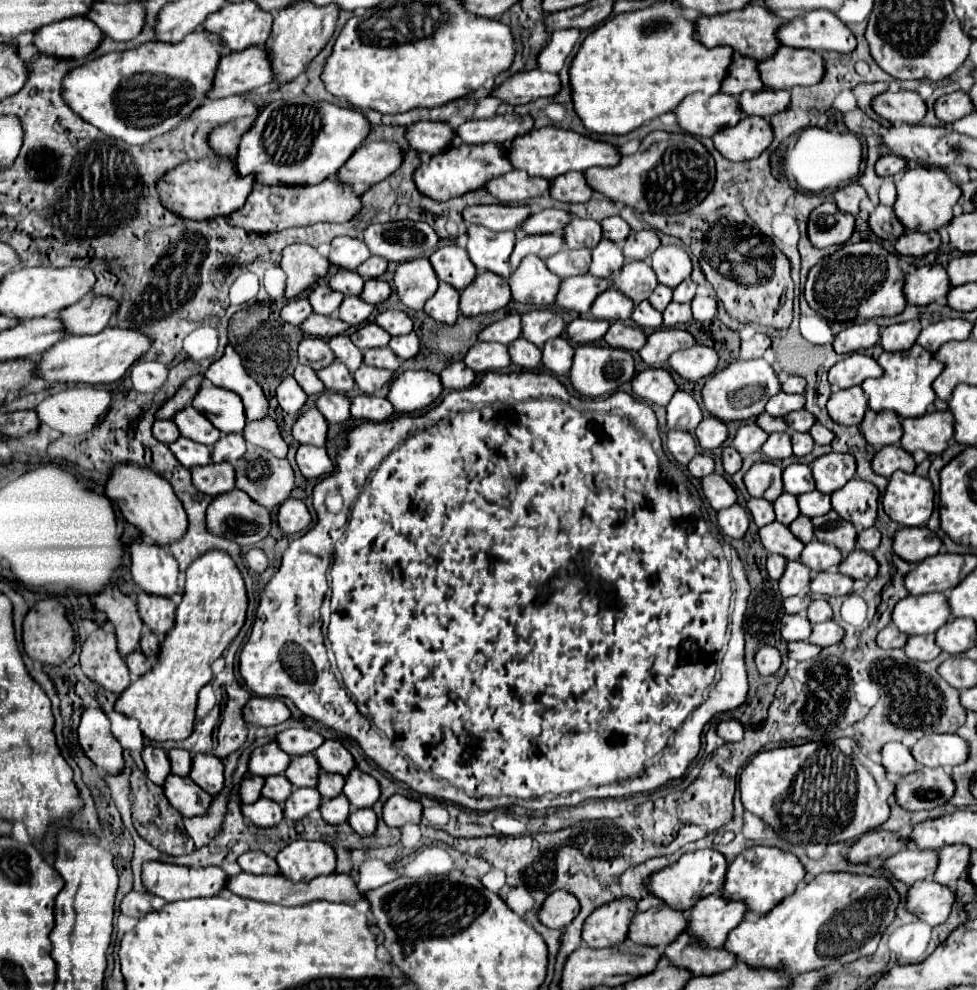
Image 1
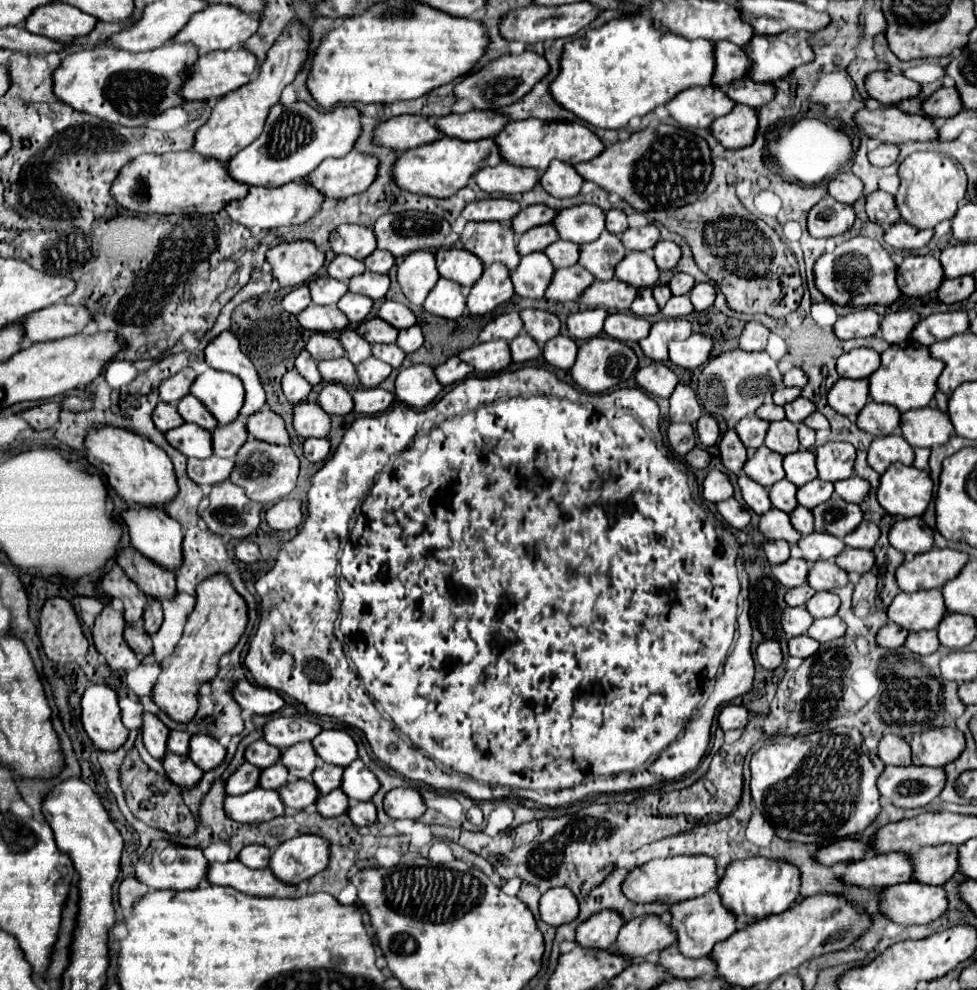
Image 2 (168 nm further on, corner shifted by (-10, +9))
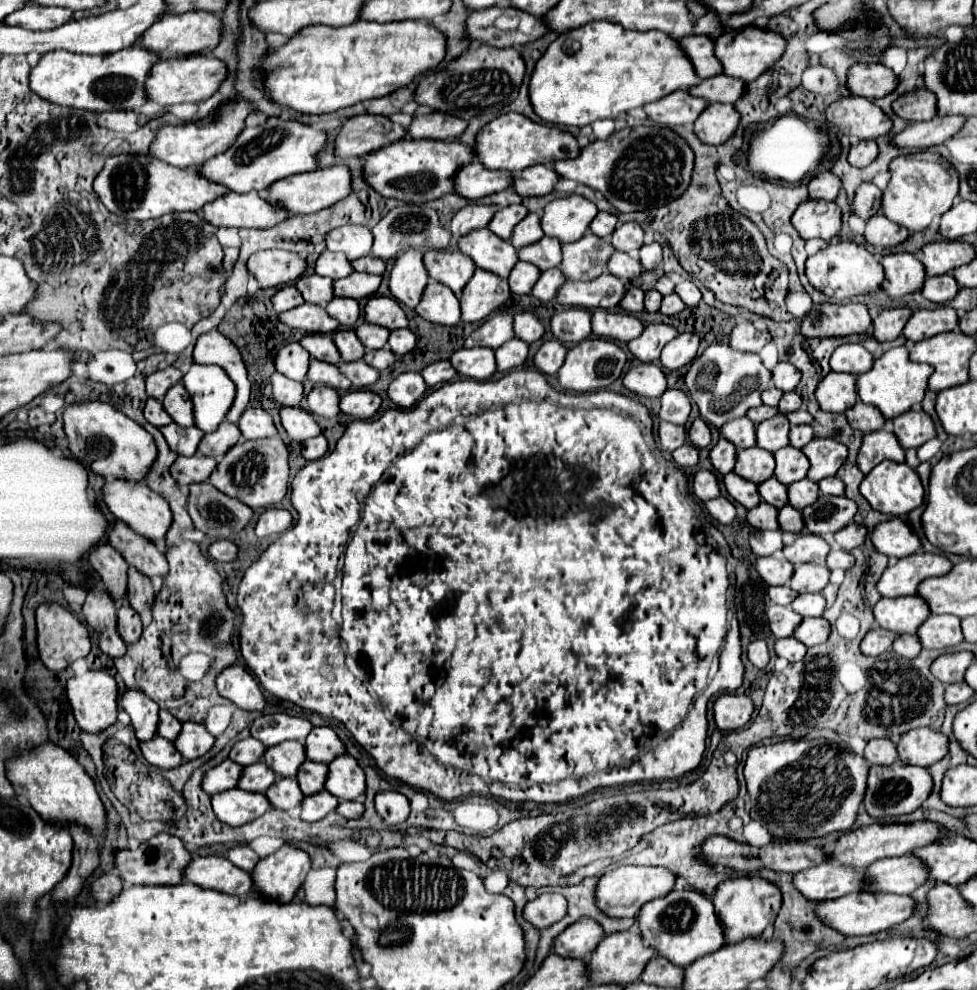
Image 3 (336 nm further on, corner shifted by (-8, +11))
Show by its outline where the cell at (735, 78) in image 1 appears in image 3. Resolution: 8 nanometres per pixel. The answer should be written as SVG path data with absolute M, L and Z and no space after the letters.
M682 37L676 41L682 45L682 49L686 49L686 57L690 57L700 79L722 73L722 65L714 57L714 41L710 37Z

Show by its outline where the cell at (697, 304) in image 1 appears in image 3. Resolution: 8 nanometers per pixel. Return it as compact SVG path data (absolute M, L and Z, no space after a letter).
M680 281L680 283L674 287L674 293L676 293L688 307L696 307L698 301L702 299L698 287L696 287L692 281Z

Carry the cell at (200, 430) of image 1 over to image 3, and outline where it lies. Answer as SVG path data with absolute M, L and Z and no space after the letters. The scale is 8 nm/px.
M182 383L172 385L168 389L168 393L162 399L162 407L166 409L166 413L172 417L172 421L176 425L182 425L182 427L192 427L194 425L192 401L190 401Z

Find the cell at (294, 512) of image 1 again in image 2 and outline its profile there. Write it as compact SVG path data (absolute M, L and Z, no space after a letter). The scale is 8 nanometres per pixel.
M282 499L266 511L266 521L272 529L290 531L302 523L302 503L298 499Z

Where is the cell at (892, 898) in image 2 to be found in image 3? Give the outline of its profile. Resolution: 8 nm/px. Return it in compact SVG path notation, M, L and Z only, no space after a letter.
M858 891L858 893L848 893L846 897L834 899L834 901L822 901L816 905L816 917L830 929L846 935L846 937L856 937L856 935L870 935L870 933L880 933L896 923L902 923L912 915L914 901L910 897L902 895L888 895L888 893L870 893L870 891Z

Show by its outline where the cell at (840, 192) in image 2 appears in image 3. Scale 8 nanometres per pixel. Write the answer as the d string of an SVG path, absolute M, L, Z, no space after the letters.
M824 171L824 173L818 173L814 175L810 181L808 181L808 195L812 199L824 199L824 201L834 201L838 191L840 191L840 179L830 173L830 171Z

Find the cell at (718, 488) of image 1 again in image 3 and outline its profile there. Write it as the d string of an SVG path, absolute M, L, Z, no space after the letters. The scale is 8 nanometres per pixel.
M700 469L694 475L694 483L692 483L692 491L700 501L708 501L714 497L720 497L720 487L718 487L718 479L712 471L704 471Z

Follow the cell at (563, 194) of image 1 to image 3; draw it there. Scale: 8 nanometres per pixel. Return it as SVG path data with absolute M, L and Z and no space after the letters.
M534 165L530 169L516 173L510 189L520 197L538 197L538 195L550 193L556 181L558 181L558 175L552 167Z

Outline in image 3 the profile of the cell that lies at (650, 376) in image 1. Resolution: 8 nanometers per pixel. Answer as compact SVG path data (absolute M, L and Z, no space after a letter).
M640 363L628 369L622 385L642 397L660 397L666 391L666 375L656 363Z

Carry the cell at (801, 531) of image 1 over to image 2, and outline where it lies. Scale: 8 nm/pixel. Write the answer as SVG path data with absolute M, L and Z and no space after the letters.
M796 507L796 511L790 513L790 521L792 525L802 533L808 535L814 531L814 519L812 519L812 511L806 507Z

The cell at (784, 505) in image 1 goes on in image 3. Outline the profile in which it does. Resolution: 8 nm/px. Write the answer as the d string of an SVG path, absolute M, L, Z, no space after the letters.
M770 477L768 481L760 483L760 485L758 485L758 491L760 491L762 499L764 499L766 503L774 505L776 509L780 509L782 505L788 503L788 497L786 497L786 485L778 483L776 477Z

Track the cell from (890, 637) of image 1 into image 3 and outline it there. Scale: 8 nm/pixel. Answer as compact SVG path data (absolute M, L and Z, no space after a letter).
M874 627L872 631L866 633L866 637L862 639L860 643L860 653L862 655L868 655L868 657L876 657L876 655L882 655L886 653L890 647L892 647L892 641L896 639L894 633L886 631L886 629L880 629L880 627Z

